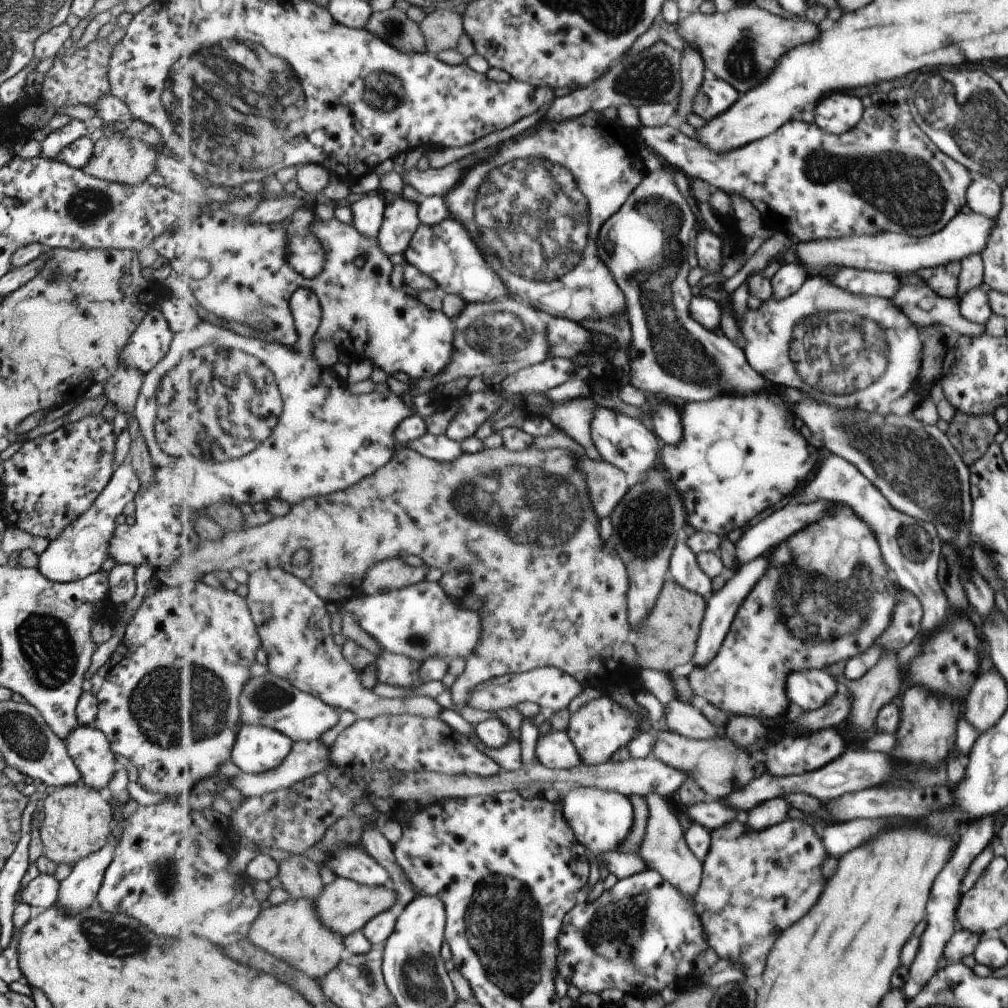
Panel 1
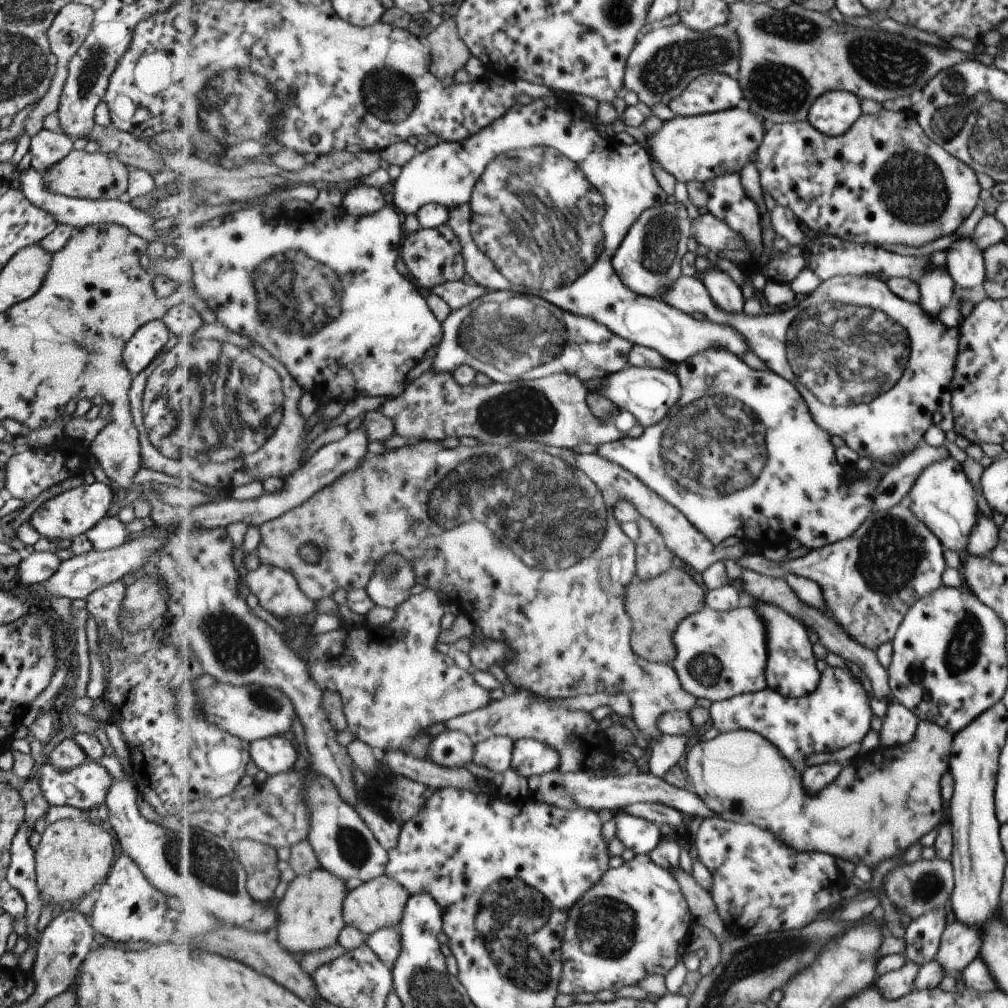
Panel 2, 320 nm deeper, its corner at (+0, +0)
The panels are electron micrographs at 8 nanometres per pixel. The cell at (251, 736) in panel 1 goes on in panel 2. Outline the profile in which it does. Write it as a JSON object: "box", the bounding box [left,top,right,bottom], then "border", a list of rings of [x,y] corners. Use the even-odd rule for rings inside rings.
{"box":[252,735,299,778],"border":[[[279,735],[252,743],[252,760],[268,778],[291,771],[299,760],[297,746],[291,736]]]}

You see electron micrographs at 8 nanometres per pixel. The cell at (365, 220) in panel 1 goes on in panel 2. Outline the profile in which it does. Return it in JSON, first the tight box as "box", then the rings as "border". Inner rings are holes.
{"box":[342,185,385,216],"border":[[[355,185],[344,193],[342,207],[355,216],[379,212],[385,206],[385,196],[378,186]]]}

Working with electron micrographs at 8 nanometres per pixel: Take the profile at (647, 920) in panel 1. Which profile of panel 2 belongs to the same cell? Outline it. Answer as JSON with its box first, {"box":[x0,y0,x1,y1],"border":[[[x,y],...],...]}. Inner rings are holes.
{"box":[559,855,693,995],"border":[[[636,855],[633,860],[624,861],[620,867],[610,868],[603,878],[593,888],[590,888],[575,905],[572,906],[571,912],[568,914],[569,918],[566,922],[566,929],[564,932],[562,944],[562,960],[564,963],[563,972],[561,975],[561,982],[559,983],[559,990],[563,994],[578,995],[579,993],[599,992],[599,990],[611,990],[613,993],[625,986],[636,985],[637,982],[645,980],[645,976],[653,973],[667,974],[671,972],[681,960],[685,960],[684,953],[688,953],[689,949],[686,947],[689,933],[691,932],[693,922],[692,912],[688,905],[687,899],[684,897],[682,888],[677,878],[669,871],[661,868],[658,864],[653,862],[650,855]]]}

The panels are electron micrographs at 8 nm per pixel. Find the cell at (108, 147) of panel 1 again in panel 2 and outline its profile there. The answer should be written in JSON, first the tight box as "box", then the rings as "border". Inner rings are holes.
{"box":[40,151,127,199],"border":[[[71,151],[57,164],[40,173],[47,191],[74,199],[123,199],[127,186],[126,166],[116,158],[96,151],[88,154],[85,151]]]}

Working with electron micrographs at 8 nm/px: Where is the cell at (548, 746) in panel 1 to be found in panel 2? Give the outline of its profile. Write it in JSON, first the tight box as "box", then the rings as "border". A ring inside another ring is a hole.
{"box":[512,739,560,779],"border":[[[531,739],[516,741],[512,768],[525,779],[557,771],[560,754],[556,748]]]}

